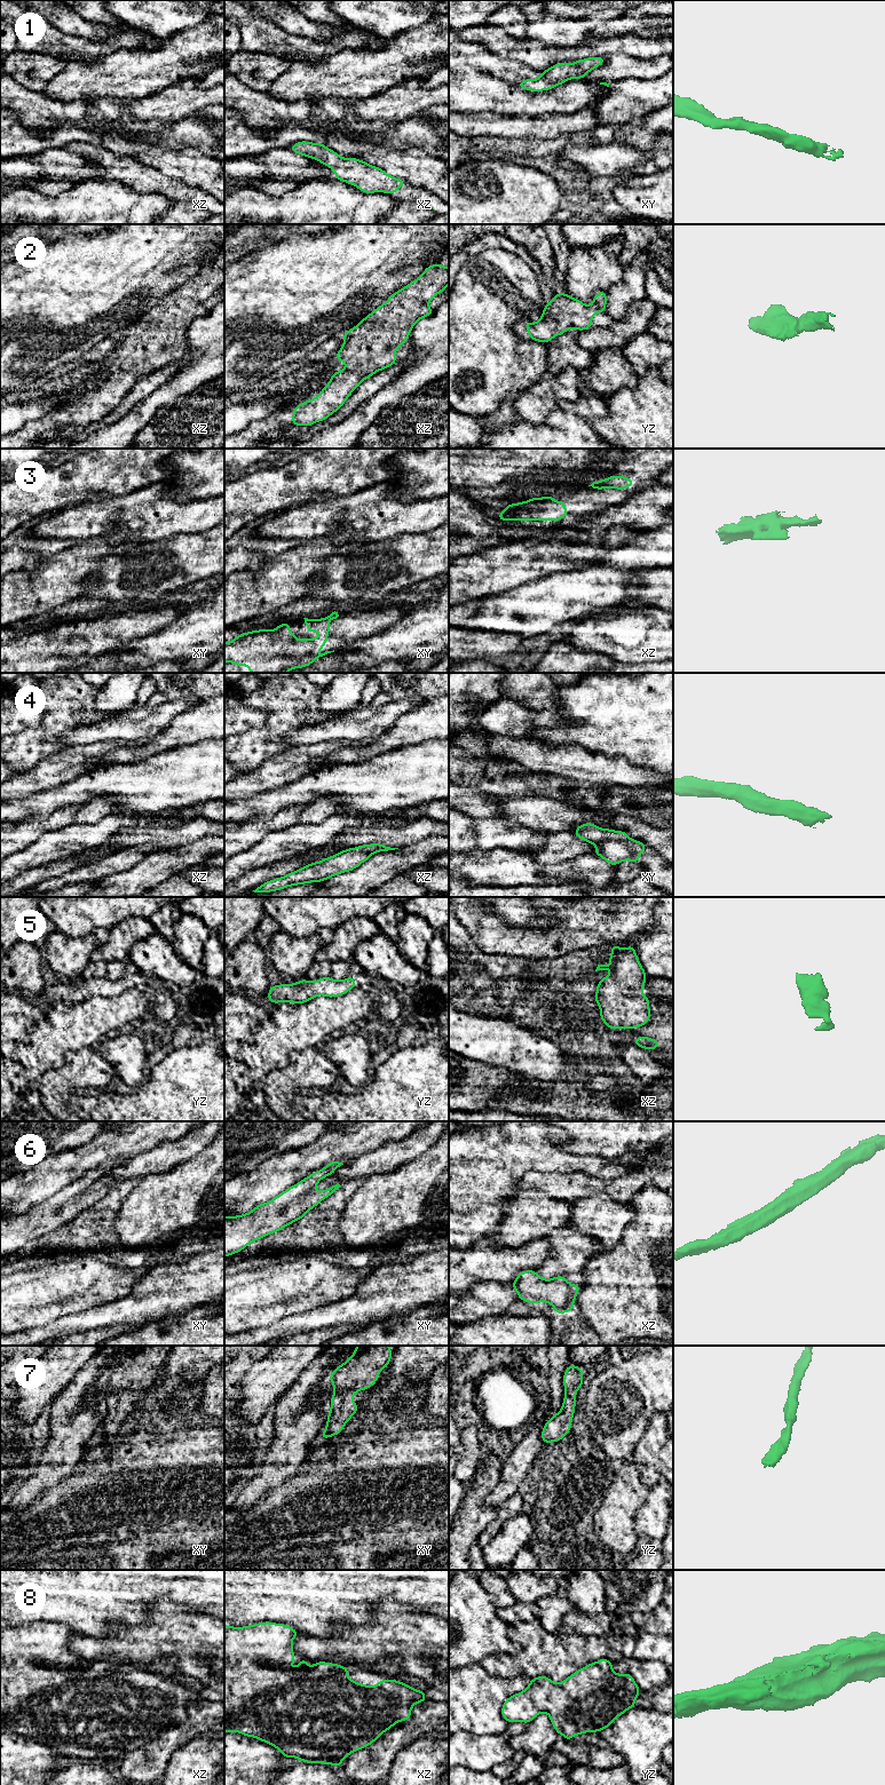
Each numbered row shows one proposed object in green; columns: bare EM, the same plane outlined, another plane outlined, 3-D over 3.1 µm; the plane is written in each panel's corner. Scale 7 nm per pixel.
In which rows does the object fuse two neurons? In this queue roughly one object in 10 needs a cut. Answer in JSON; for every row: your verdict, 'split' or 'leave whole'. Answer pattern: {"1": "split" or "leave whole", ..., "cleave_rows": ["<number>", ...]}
{"1": "leave whole", "2": "leave whole", "3": "leave whole", "4": "leave whole", "5": "leave whole", "6": "leave whole", "7": "leave whole", "8": "leave whole", "cleave_rows": []}

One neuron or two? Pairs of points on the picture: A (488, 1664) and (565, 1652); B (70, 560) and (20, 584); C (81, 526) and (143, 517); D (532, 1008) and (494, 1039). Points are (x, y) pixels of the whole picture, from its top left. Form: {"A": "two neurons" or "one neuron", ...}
{"A": "one neuron", "B": "one neuron", "C": "one neuron", "D": "two neurons"}

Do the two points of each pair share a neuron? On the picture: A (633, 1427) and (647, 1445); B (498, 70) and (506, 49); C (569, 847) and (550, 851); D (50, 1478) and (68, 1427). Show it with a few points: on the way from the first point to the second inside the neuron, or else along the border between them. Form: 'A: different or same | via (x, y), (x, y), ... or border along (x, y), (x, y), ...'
A: different | border along (654, 1412), (631, 1458)
B: different | border along (487, 48), (496, 55), (515, 61)
C: same | via (565, 847), (558, 847), (554, 850)
D: same | via (54, 1466), (68, 1440)

